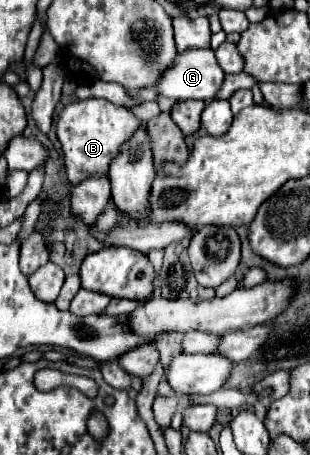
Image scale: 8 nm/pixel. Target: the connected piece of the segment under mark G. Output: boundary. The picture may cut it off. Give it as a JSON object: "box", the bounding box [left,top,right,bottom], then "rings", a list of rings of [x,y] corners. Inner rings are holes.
{"box":[158,50,224,102],"rings":[[[186,50],[186,54],[178,54],[178,58],[174,60],[174,66],[170,70],[166,70],[166,76],[162,76],[162,82],[158,82],[158,94],[174,98],[174,100],[204,100],[210,102],[216,98],[218,90],[222,88],[224,82],[224,70],[218,66],[216,62],[210,62],[208,58],[204,58],[206,50]]]}

